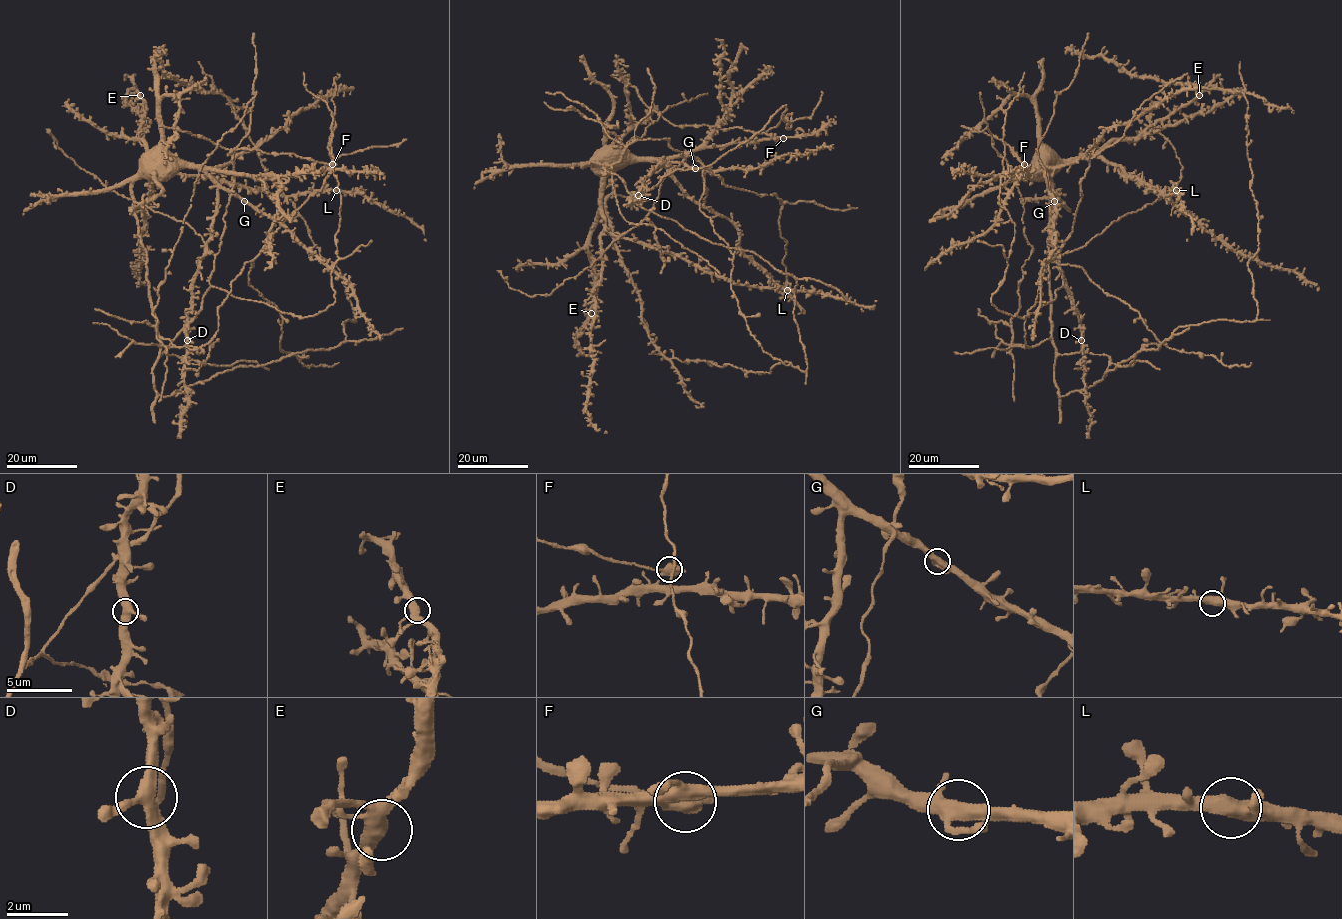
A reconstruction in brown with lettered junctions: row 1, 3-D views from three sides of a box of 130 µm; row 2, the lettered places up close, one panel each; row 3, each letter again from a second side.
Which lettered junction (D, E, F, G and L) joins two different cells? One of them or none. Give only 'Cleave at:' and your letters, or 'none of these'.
Cleave at: F

